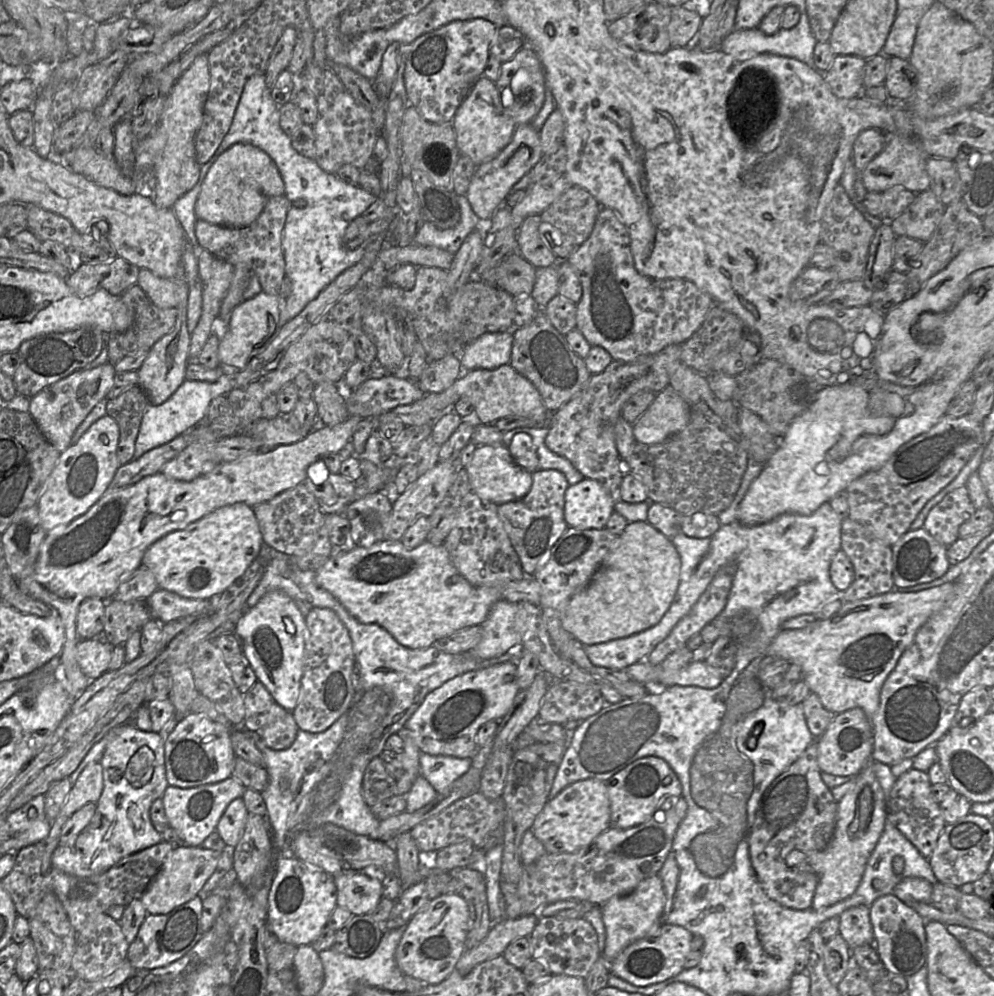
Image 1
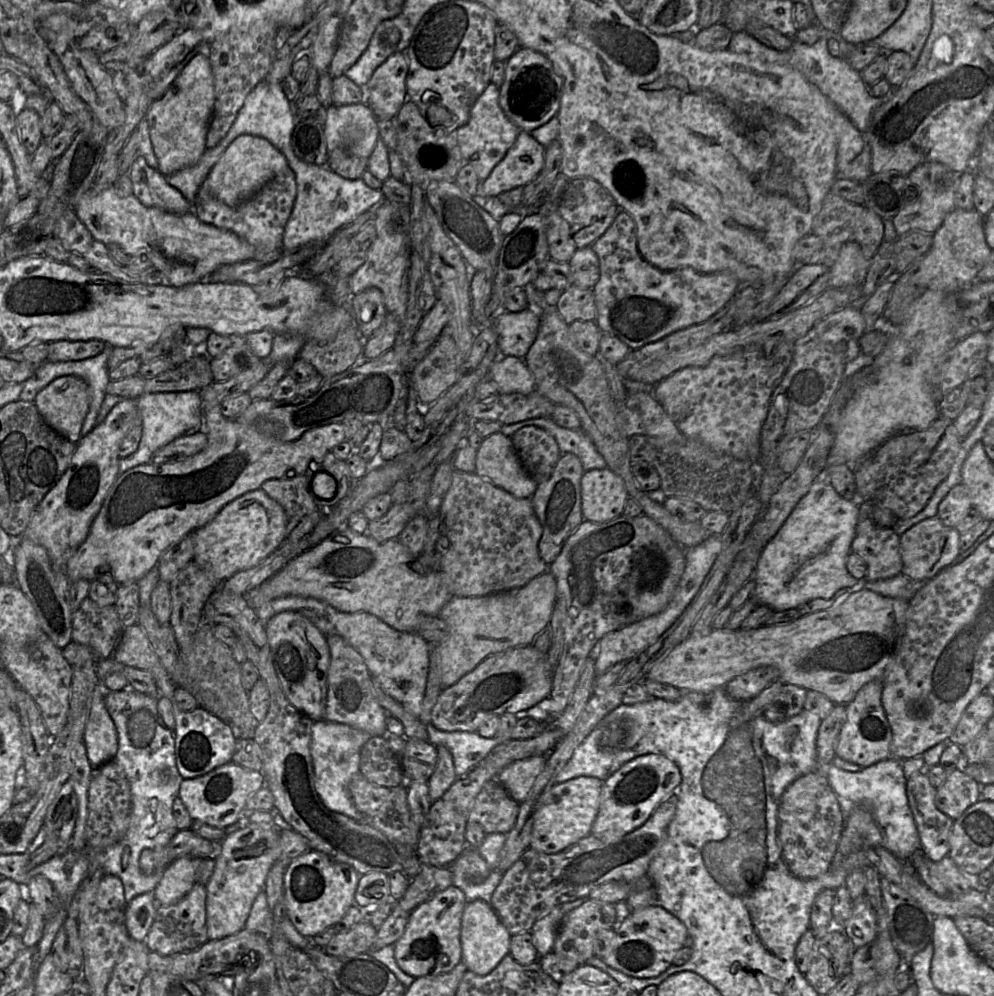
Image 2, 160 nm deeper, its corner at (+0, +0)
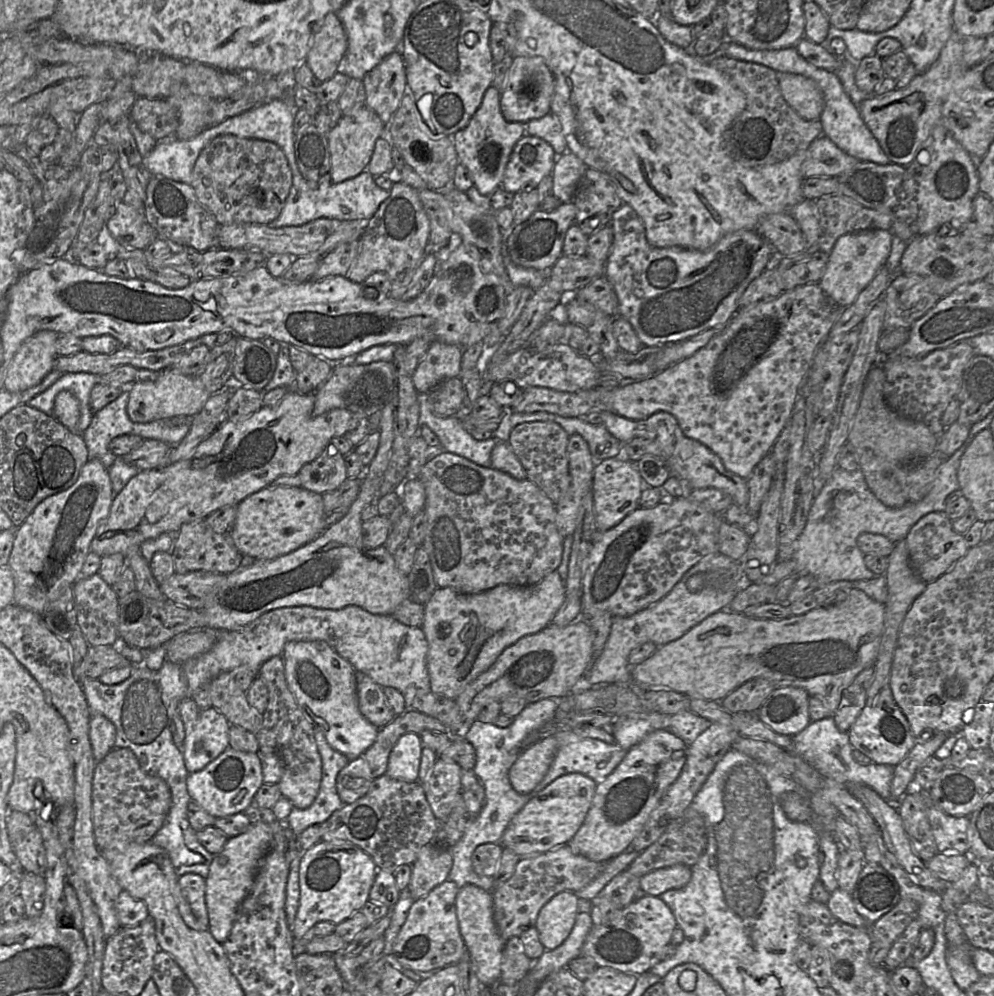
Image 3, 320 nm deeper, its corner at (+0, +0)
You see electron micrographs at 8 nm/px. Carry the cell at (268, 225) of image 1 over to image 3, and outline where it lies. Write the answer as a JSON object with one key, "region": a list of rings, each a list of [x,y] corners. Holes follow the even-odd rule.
{"region":[[[225,134],[214,138],[202,150],[190,185],[198,201],[214,215],[219,225],[268,225],[285,206],[292,186],[292,171],[284,151],[277,144]]]}

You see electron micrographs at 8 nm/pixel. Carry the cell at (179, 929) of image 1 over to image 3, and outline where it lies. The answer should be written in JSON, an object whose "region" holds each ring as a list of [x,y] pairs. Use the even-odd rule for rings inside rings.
{"region":[[[195,873],[179,877],[182,894],[188,901],[201,930],[209,929],[209,917],[205,900],[206,879]]]}

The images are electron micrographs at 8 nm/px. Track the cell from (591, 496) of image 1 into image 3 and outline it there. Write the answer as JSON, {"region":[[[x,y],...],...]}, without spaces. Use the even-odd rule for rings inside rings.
{"region":[[[623,455],[596,462],[593,472],[592,492],[598,530],[607,531],[615,527],[627,515],[637,509],[644,487],[635,463]]]}

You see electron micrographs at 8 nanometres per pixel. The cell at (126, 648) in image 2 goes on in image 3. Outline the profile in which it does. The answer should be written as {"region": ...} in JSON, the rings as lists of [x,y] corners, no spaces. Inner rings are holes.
{"region":[[[190,698],[180,701],[177,712],[182,719],[185,729],[182,750],[185,767],[188,773],[200,771],[229,747],[229,730],[231,724],[215,708],[199,708]]]}

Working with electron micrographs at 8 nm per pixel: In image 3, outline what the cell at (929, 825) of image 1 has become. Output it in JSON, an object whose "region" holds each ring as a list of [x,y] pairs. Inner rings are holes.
{"region":[[[931,801],[928,803],[928,818],[938,852],[968,852],[968,816],[949,815]]]}

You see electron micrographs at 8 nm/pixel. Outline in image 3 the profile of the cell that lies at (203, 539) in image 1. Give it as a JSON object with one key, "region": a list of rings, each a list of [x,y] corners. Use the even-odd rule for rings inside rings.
{"region":[[[266,487],[237,505],[237,515],[230,531],[236,548],[243,556],[256,560],[274,559],[311,542],[326,529],[323,495],[303,487]]]}

